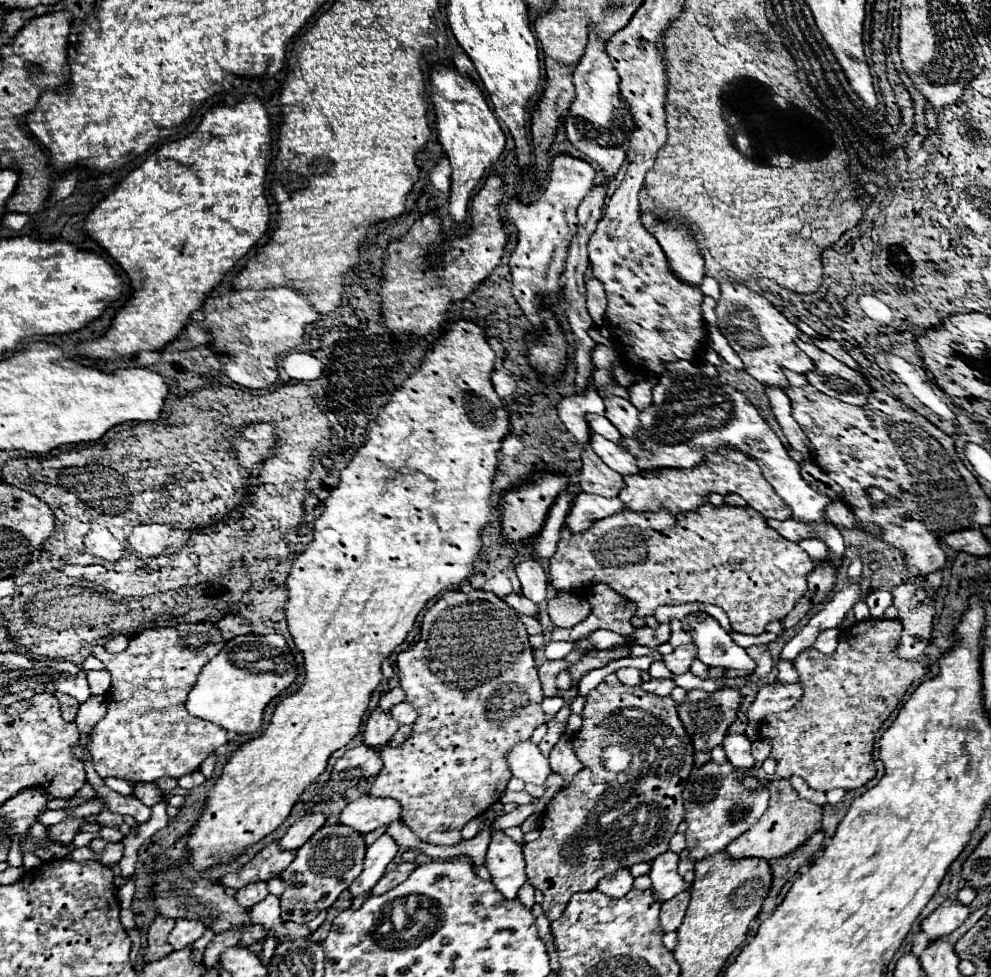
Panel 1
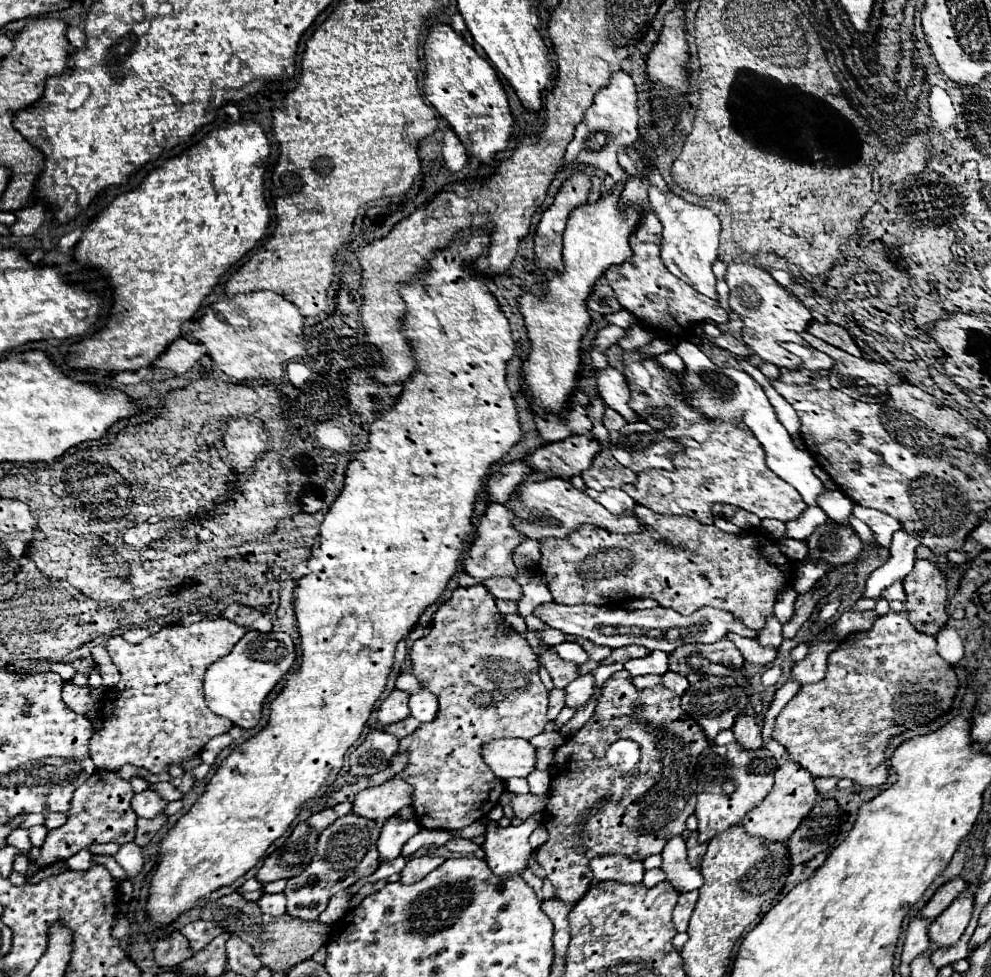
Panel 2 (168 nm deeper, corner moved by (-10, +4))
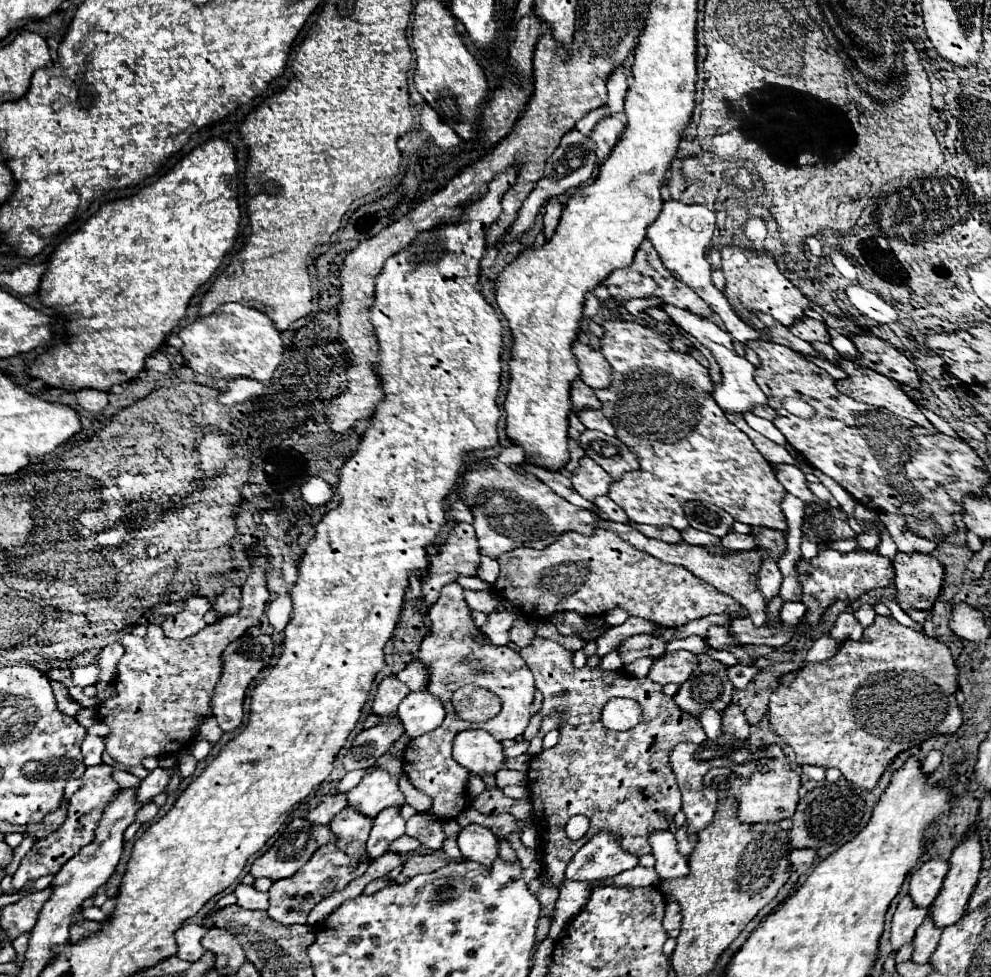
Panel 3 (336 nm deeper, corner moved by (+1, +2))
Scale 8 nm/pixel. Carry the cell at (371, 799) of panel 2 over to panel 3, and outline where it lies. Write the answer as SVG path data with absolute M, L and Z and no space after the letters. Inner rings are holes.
M382 770L366 774L366 778L362 778L362 782L346 796L350 808L370 818L378 816L378 812L382 812L384 808L402 806L406 802L404 794L398 788L398 778Z

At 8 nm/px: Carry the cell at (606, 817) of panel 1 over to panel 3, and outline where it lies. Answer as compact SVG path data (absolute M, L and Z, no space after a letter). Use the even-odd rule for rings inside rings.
M536 638L528 648L522 648L520 654L534 674L536 688L544 694L542 714L550 714L556 708L566 710L558 728L558 744L532 756L528 770L534 826L540 832L540 880L560 888L566 882L564 870L572 856L602 830L616 836L622 850L634 856L648 854L650 834L668 830L670 820L674 820L682 806L682 794L670 766L672 748L680 742L702 744L706 740L702 724L694 716L680 712L674 698L666 696L662 686L650 678L636 678L622 674L620 670L604 672L586 666L576 670L572 666L574 654L552 640ZM614 696L634 698L640 702L644 712L642 722L626 732L604 728L600 712ZM576 814L588 816L590 828L584 838L574 842L566 836L564 826Z

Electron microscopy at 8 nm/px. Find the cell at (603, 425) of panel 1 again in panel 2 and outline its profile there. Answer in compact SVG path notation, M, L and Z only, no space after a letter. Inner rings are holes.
M607 408L605 414L603 414L603 424L605 424L607 430L621 430L627 424L627 420L621 414L617 414L615 410Z

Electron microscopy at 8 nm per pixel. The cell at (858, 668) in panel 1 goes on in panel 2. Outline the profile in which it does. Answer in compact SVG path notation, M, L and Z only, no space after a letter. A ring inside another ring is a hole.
M887 612L873 622L869 632L853 634L839 646L839 650L829 654L825 678L817 684L805 684L781 710L775 720L773 740L783 744L789 758L811 772L813 778L833 776L849 778L861 786L883 786L889 776L885 766L885 748L889 746L889 740L901 732L929 724L947 714L953 706L959 682L953 666L937 654L935 638L919 634L911 626L907 612ZM925 704L931 710L921 714Z

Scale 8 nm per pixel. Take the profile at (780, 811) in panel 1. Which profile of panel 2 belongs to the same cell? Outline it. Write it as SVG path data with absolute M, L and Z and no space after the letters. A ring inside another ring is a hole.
M785 760L775 770L775 784L773 784L771 792L767 794L767 798L763 798L763 802L757 806L757 810L751 810L751 814L747 814L747 818L743 818L741 824L745 826L745 830L751 836L785 842L797 830L797 826L809 814L809 810L815 806L817 798L819 796L813 786L813 776L807 770L803 770L797 762Z

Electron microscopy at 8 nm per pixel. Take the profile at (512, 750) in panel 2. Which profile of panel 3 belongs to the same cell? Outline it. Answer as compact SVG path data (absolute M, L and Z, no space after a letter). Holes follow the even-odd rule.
M464 730L454 740L454 758L458 764L480 778L496 774L506 764L504 748L484 730Z

